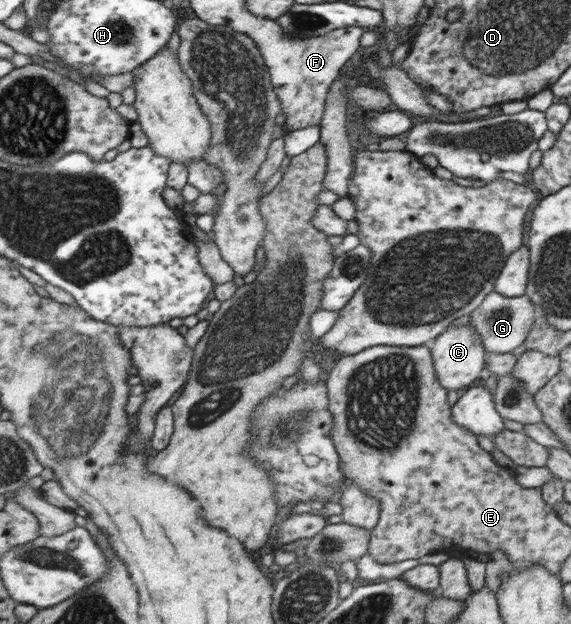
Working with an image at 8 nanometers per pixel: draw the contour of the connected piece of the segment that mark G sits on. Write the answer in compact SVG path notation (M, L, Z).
M489 293L483 297L481 305L469 313L470 325L480 334L481 341L489 353L507 353L519 347L527 337L527 331L533 325L533 319L538 315L528 298L523 296L505 297L499 293Z

